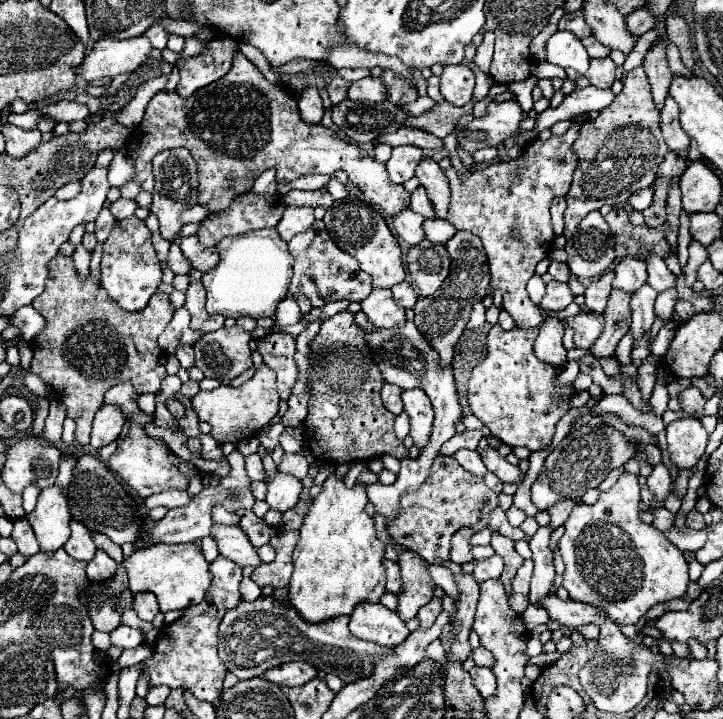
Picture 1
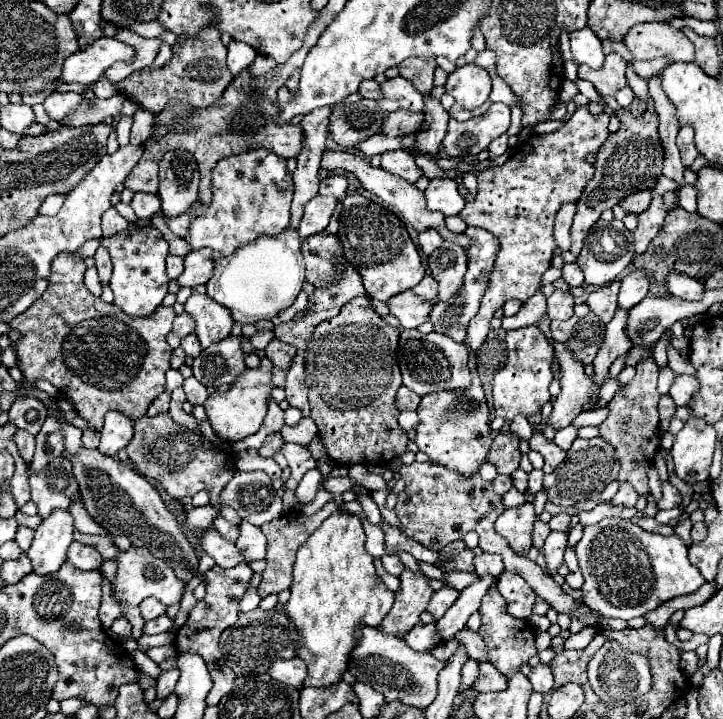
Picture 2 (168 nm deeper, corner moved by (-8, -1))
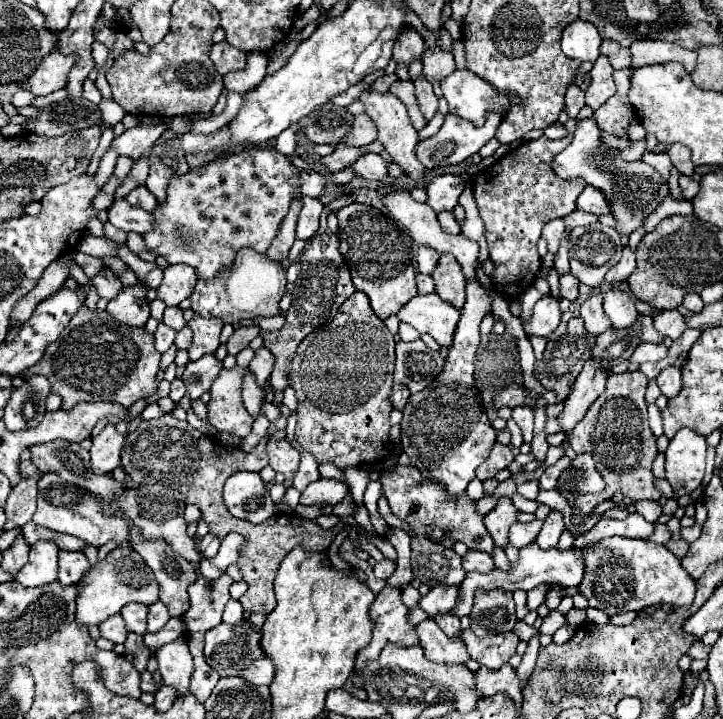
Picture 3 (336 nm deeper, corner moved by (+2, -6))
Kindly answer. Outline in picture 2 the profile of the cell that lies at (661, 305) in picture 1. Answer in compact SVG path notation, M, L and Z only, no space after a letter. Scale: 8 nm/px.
M667 329L660 340L655 343L655 348L653 348L652 354L659 367L668 365L667 344L669 332L670 329Z

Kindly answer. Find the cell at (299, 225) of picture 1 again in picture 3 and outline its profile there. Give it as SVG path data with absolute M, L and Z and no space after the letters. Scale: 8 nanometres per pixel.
M302 197L302 211L298 217L298 227L296 227L296 239L310 239L318 231L318 221L324 205L318 199L312 197Z

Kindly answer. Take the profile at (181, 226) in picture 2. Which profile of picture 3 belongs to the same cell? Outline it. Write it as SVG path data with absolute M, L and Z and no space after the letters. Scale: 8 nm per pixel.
M114 199L110 211L108 211L108 219L114 227L130 233L146 233L152 229L152 225L156 223L154 217L146 211L142 211L140 207L134 207L130 203L126 203L126 199Z

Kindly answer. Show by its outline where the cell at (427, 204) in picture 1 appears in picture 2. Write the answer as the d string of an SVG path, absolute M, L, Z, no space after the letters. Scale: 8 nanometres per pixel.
M450 178L430 180L430 186L424 194L428 210L438 210L444 216L456 216L466 204L466 200L458 192L458 184Z

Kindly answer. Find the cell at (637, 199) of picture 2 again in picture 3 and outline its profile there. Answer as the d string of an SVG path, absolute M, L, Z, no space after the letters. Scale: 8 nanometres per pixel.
M586 187L580 197L578 197L578 209L586 211L586 213L594 213L594 215L606 215L610 213L610 205L606 201L606 197L594 189L594 187Z

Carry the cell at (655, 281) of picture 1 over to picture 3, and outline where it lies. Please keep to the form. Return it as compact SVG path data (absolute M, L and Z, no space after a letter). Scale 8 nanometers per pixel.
M696 293L686 295L686 297L684 297L684 301L682 301L682 305L684 305L684 309L688 309L688 311L692 311L692 313L700 313L700 311L702 311L702 307L704 307L704 303L702 303L700 295L696 295Z

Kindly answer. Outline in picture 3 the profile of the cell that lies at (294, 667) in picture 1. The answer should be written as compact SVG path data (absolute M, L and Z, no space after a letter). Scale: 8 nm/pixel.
M258 659L254 663L250 663L250 667L246 667L242 671L242 679L252 683L252 685L270 685L274 679L274 665L270 659Z

